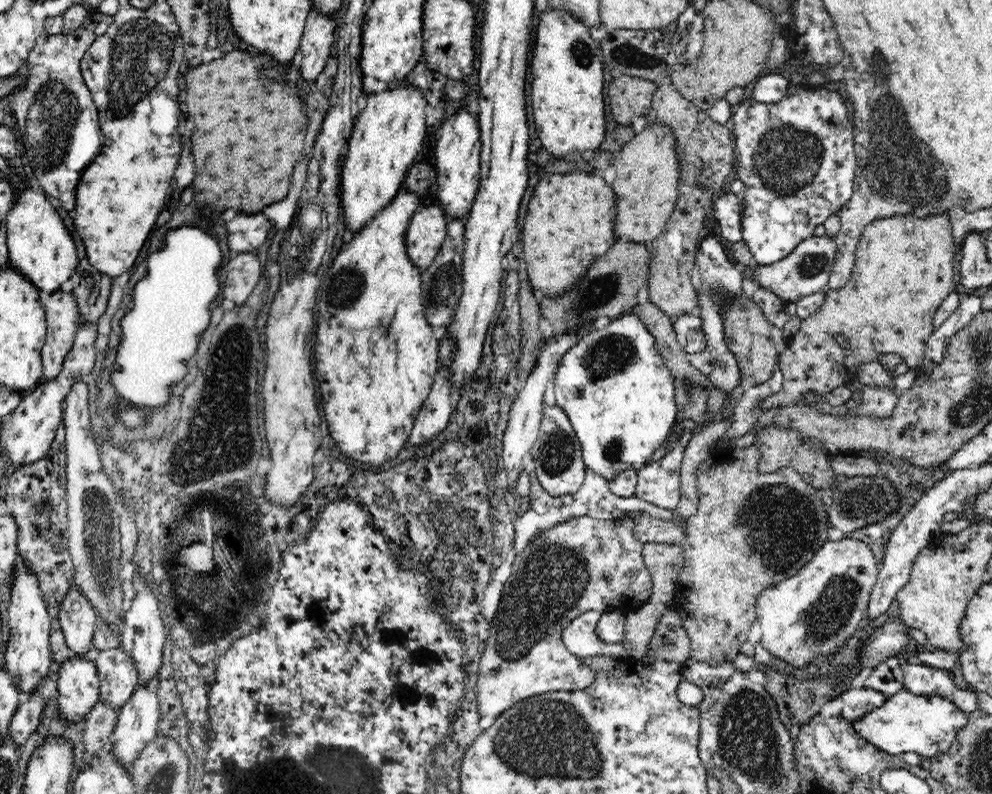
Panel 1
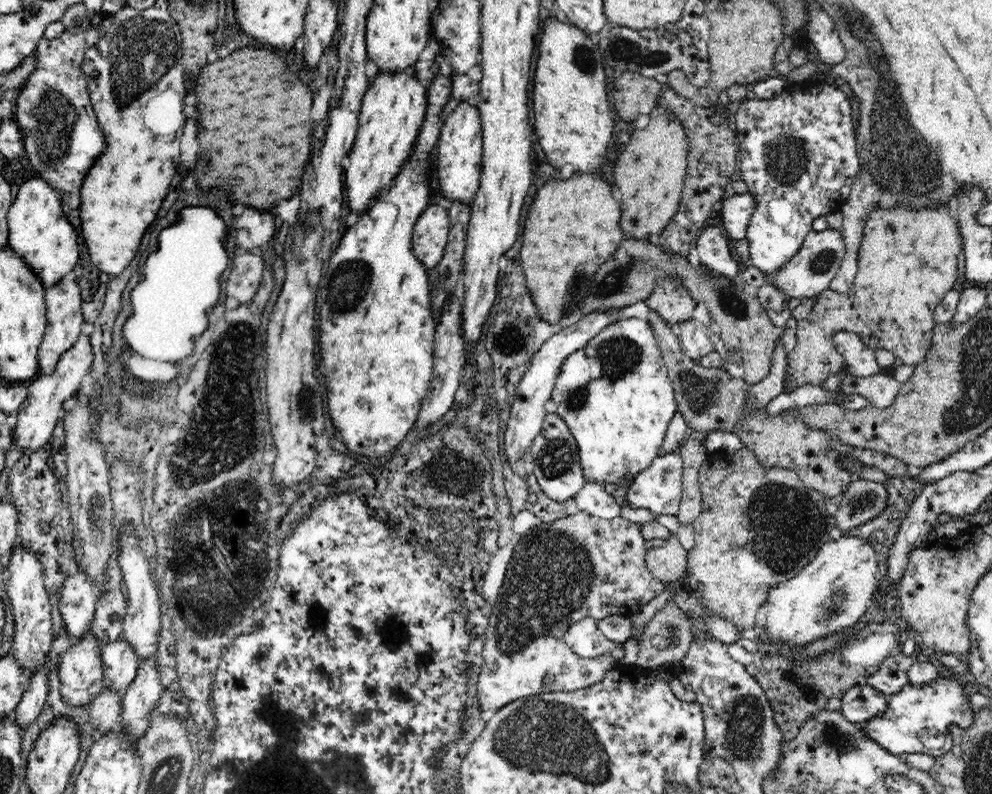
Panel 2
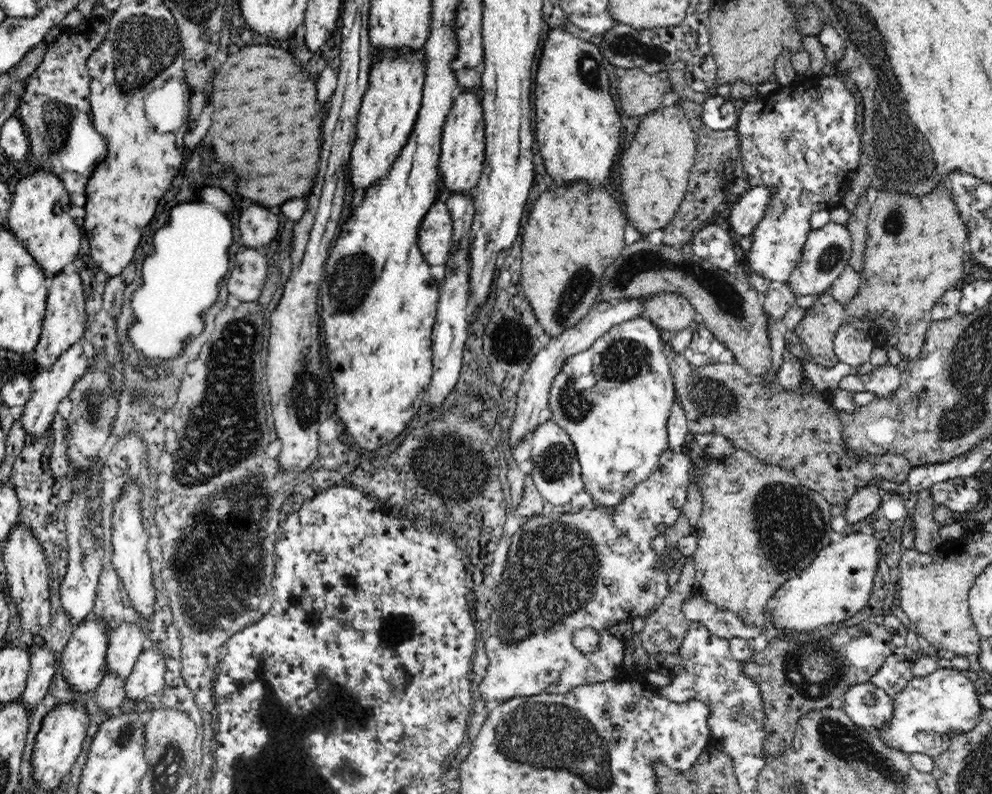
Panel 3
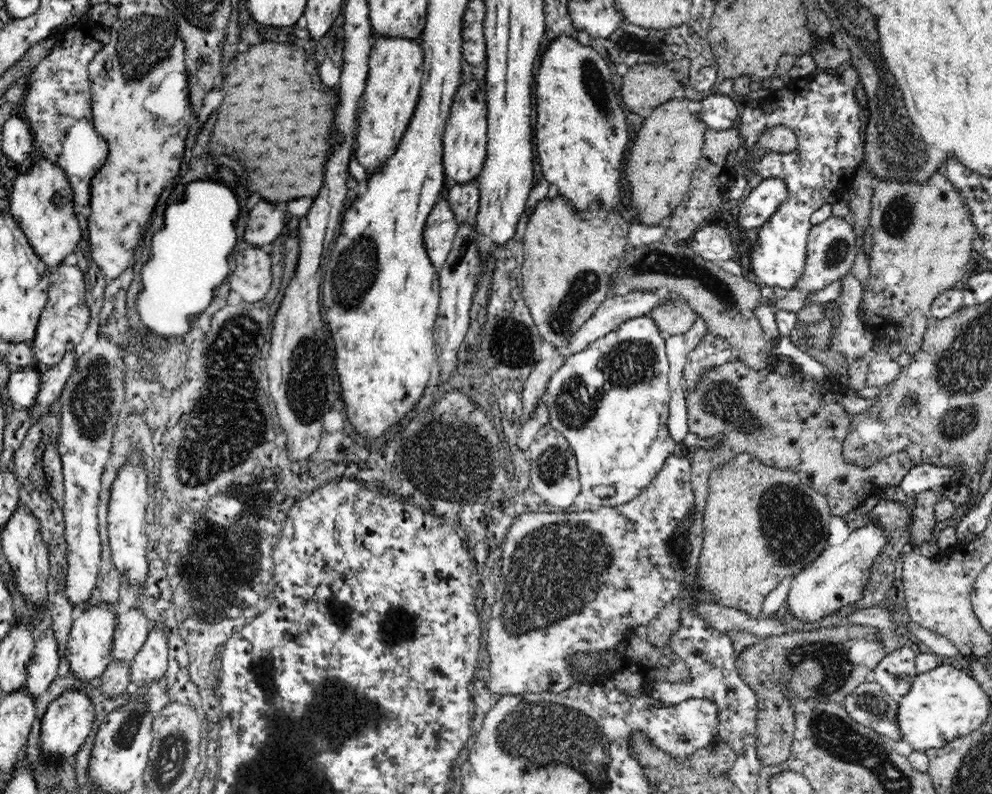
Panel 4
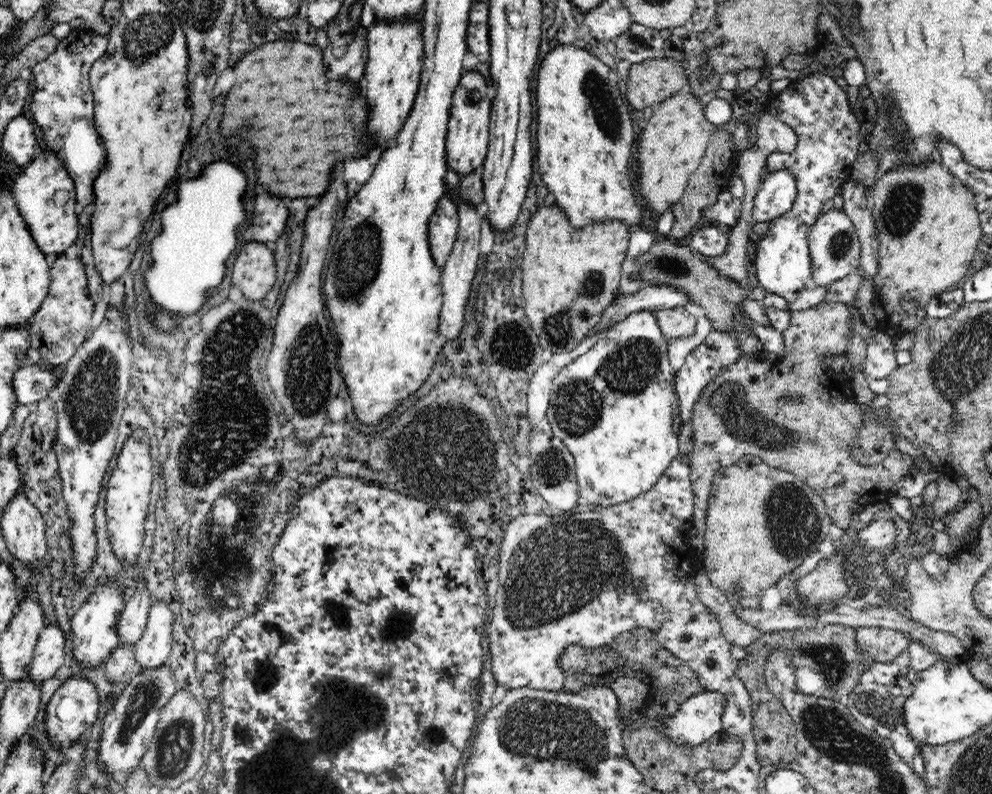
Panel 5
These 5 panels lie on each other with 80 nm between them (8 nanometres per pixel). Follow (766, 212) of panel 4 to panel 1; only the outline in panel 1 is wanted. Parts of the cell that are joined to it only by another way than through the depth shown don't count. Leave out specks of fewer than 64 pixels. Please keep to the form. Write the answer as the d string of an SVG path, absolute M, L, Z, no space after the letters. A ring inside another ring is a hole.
M725 192L712 202L714 219L720 226L720 234L730 244L742 240L742 200L739 195Z

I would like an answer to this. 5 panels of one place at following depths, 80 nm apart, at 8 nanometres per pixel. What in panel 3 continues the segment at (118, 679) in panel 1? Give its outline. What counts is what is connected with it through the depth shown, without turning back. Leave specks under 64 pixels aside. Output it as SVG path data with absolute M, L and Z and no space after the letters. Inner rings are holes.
M122 621L109 633L107 668L126 680L131 668L149 643L147 633L136 622Z

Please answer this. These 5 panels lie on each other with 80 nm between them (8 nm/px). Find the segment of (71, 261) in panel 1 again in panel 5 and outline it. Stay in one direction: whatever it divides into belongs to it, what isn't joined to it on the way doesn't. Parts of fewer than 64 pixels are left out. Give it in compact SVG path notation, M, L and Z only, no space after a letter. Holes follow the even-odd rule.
M46 148L38 158L26 165L11 188L16 197L16 207L44 255L55 254L57 257L65 253L76 242L80 224L79 213L75 209L75 184L63 162L59 160L59 155Z

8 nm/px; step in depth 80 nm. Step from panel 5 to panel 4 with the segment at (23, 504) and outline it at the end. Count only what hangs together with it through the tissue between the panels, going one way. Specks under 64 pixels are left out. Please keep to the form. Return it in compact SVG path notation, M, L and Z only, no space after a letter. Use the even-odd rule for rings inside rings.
M22 505L16 508L12 518L8 519L6 526L1 530L1 545L4 555L10 563L14 572L15 584L18 592L30 604L35 604L39 610L44 608L48 600L46 592L46 582L48 582L48 572L50 572L50 560L48 560L48 550L41 534L40 522Z

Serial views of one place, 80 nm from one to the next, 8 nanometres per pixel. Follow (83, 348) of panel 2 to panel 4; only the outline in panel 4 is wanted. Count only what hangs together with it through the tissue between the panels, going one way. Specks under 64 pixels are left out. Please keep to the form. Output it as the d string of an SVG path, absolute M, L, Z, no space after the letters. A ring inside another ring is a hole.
M68 352L58 364L49 368L42 368L40 372L40 390L38 390L38 396L34 400L34 405L37 406L35 410L35 416L30 417L32 420L43 417L49 406L56 400L58 400L60 393L64 390L66 381L72 372L75 371L76 361L78 356L72 352Z

